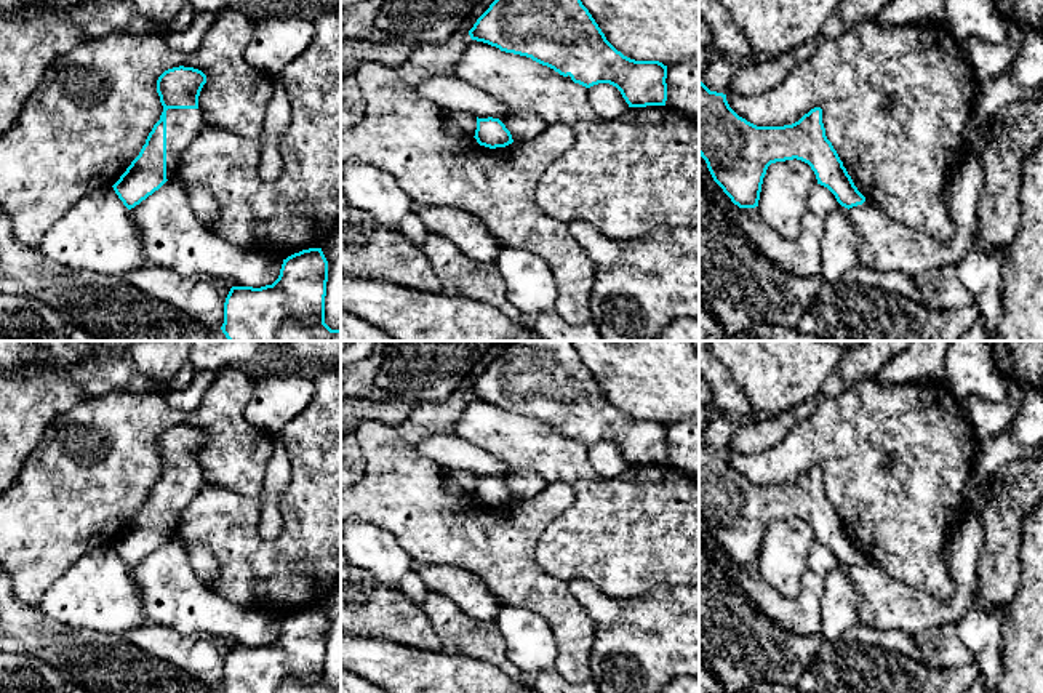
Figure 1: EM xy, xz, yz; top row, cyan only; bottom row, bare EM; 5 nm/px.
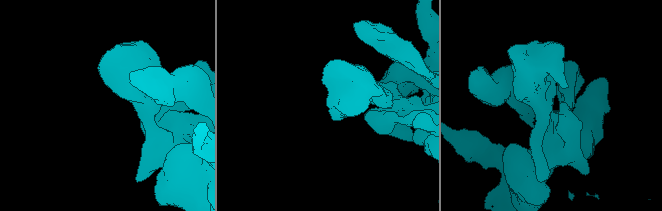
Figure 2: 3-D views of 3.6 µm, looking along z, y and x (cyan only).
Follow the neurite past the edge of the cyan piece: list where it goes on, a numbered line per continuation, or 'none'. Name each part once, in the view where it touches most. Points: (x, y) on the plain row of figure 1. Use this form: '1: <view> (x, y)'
1: xy (183, 484)

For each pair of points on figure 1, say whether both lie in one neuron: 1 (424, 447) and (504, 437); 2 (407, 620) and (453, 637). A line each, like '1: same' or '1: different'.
1: different
2: different

